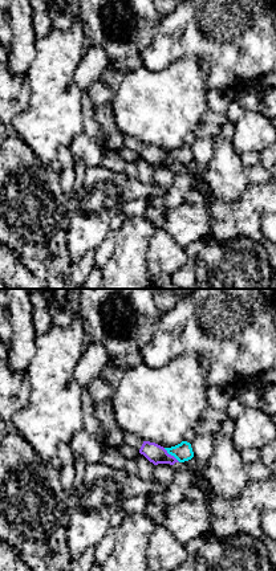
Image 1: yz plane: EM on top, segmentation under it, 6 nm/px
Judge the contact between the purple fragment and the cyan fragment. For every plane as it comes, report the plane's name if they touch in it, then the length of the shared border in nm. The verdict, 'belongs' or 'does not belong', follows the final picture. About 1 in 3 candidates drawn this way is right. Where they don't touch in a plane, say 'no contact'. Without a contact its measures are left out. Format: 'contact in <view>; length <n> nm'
contact in yz; length 130 nm

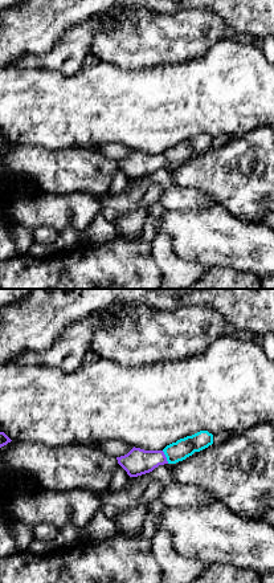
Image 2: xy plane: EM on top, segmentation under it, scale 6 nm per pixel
contact in xy; length 90 nm

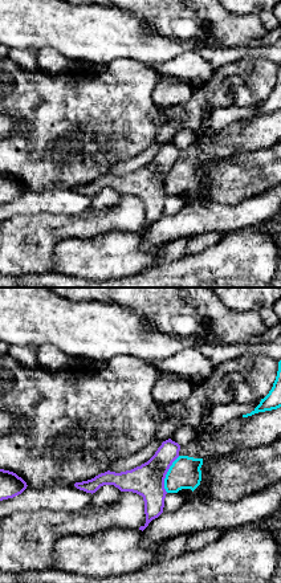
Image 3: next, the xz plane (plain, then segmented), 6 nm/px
contact in xz; length 240 nm

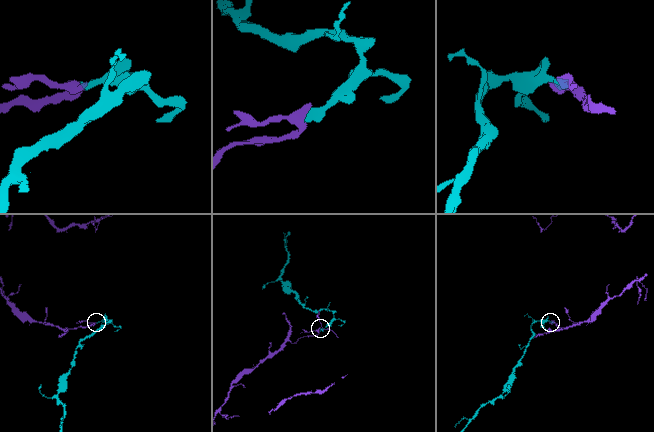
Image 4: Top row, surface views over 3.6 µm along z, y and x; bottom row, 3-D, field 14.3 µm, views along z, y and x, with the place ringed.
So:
does not belong

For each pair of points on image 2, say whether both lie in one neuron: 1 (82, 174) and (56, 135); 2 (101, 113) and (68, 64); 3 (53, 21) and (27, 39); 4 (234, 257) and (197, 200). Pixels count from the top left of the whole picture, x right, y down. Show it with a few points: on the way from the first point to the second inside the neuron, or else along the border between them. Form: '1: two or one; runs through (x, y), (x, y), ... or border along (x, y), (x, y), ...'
1: two; border along (35, 145), (52, 150), (97, 147)
2: two; border along (44, 68), (68, 76), (73, 76), (81, 69)
3: one; runs through (46, 21), (33, 32)
4: two; border along (215, 202), (203, 208), (172, 211)

